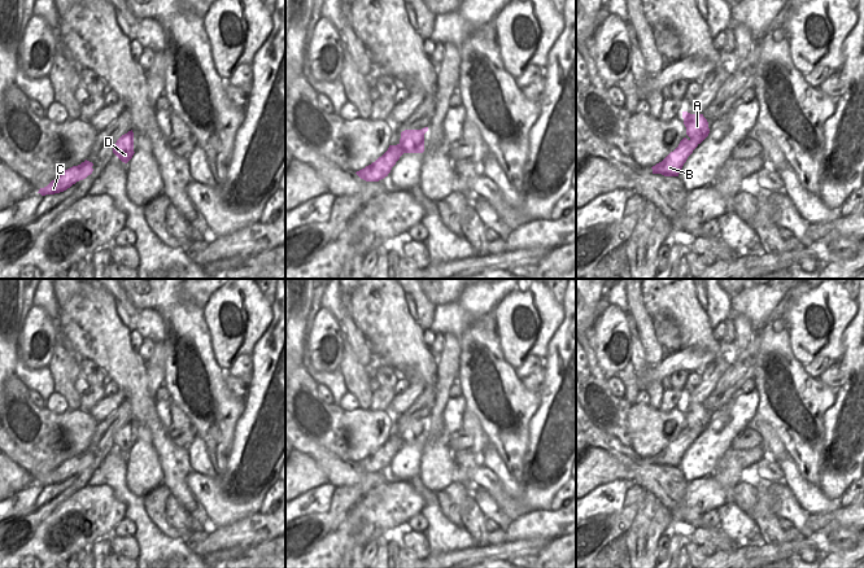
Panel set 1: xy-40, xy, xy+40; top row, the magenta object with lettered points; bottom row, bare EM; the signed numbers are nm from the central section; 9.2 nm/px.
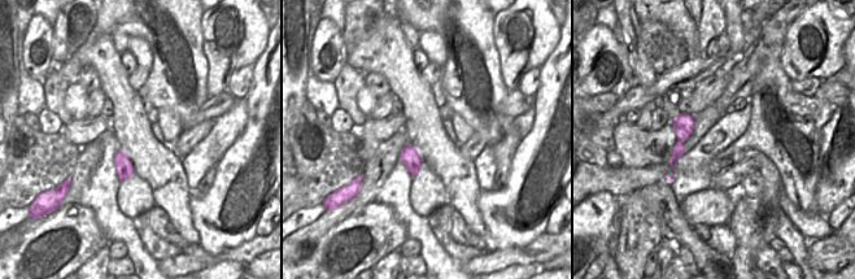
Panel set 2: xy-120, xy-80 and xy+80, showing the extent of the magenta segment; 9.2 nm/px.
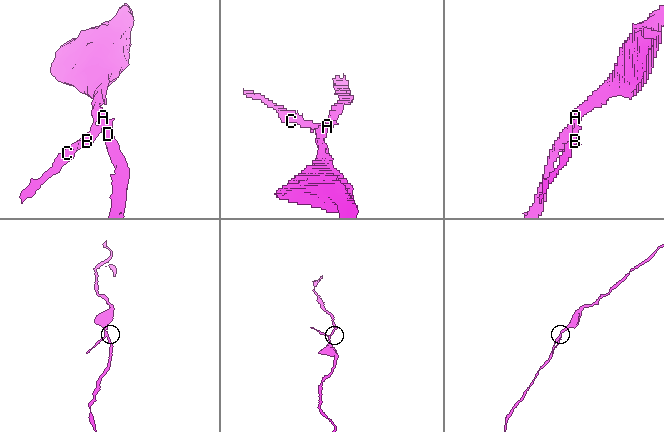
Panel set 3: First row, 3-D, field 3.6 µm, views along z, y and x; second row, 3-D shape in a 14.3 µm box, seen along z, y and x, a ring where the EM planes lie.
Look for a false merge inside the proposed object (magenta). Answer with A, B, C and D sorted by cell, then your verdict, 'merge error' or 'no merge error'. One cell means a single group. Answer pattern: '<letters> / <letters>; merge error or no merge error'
A D / B C; merge error

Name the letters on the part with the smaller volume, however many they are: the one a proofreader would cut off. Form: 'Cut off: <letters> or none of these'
Cut off: B, C

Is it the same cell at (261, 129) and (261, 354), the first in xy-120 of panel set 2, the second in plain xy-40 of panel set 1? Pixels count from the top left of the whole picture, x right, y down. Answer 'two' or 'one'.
one

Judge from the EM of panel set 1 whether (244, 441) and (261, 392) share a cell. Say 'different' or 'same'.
same

